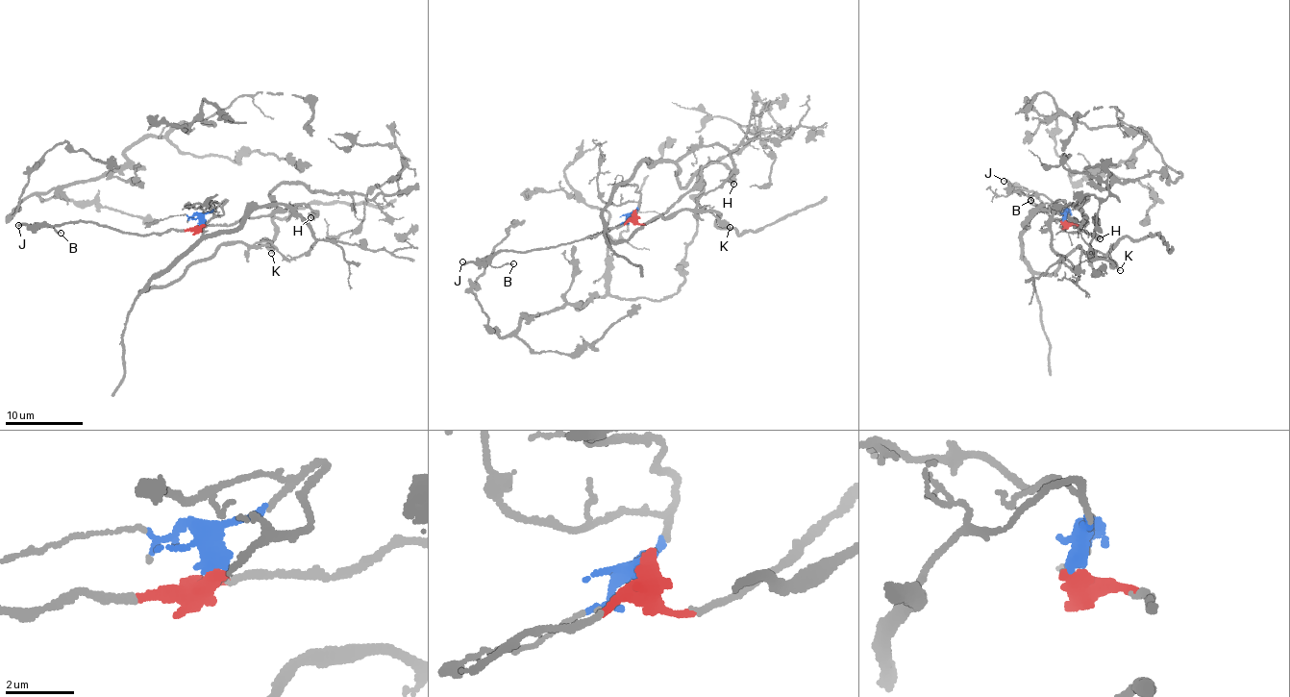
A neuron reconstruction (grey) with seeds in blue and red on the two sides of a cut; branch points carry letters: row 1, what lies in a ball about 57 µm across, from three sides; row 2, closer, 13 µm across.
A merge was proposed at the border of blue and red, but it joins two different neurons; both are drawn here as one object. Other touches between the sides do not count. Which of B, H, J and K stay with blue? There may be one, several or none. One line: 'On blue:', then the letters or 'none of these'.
On blue: K

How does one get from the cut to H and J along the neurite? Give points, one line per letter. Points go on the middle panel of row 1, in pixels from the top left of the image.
H: (633, 213), (640, 225), (656, 221), (694, 191), (702, 169), (708, 164), (719, 162), (730, 170), (734, 185)
J: (633, 213), (625, 223), (607, 228), (597, 236), (531, 252), (495, 251), (486, 258), (462, 261)

